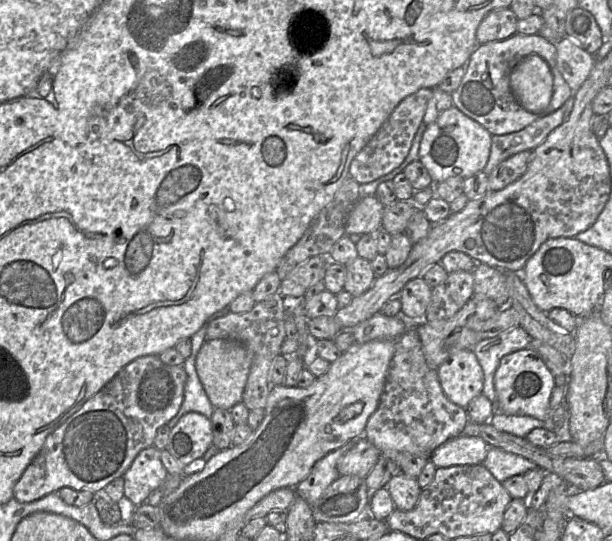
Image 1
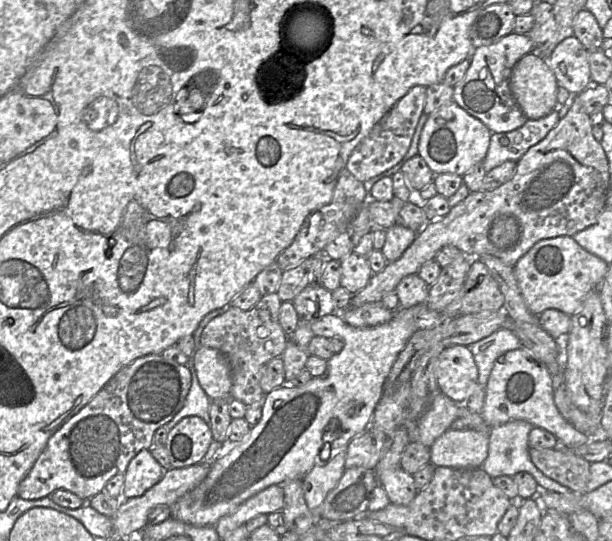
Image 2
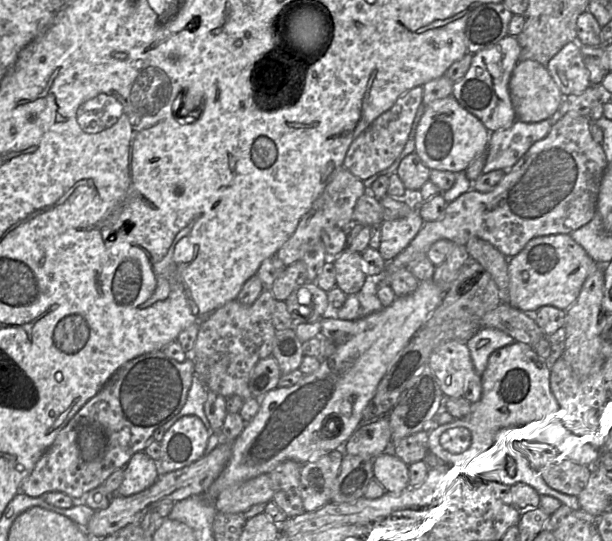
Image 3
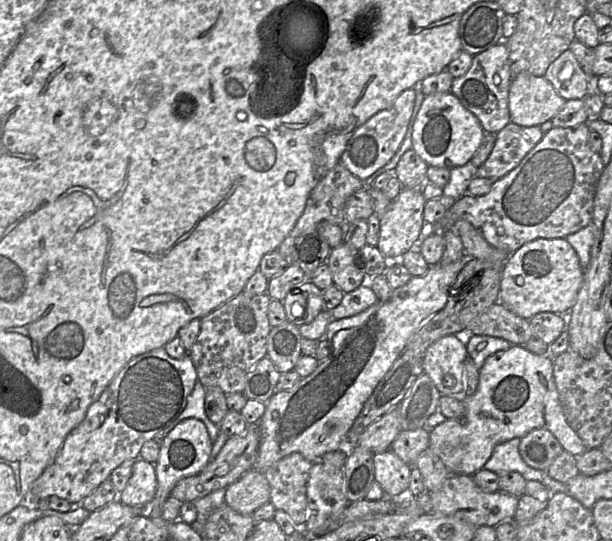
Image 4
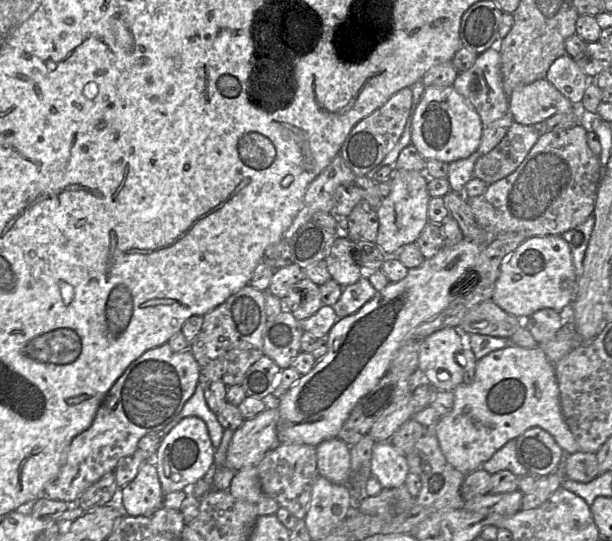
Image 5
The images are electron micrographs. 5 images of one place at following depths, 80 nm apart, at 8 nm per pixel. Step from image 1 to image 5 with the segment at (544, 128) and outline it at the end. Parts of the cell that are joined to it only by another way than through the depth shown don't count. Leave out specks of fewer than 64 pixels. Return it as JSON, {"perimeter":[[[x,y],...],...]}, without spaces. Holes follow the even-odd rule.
{"perimeter":[[[513,122],[500,143],[477,159],[473,177],[487,185],[507,177],[523,162],[539,136],[533,126]]]}

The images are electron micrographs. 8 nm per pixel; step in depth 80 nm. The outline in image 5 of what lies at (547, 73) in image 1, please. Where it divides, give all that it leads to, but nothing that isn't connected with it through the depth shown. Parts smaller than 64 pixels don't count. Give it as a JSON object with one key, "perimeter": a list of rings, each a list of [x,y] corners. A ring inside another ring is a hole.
{"perimeter":[[[544,78],[516,87],[509,97],[509,109],[514,122],[522,125],[535,125],[555,114],[572,111],[573,104]]]}

